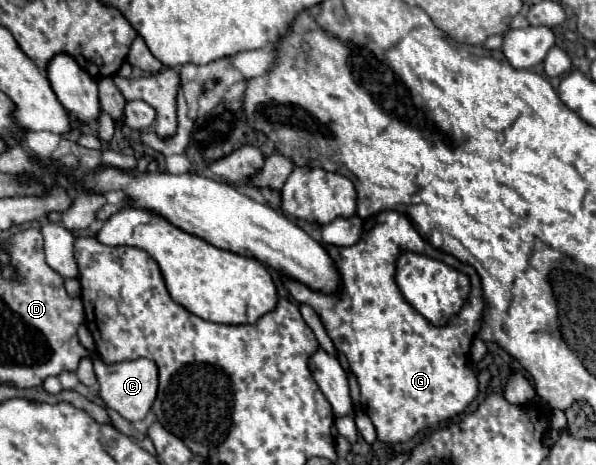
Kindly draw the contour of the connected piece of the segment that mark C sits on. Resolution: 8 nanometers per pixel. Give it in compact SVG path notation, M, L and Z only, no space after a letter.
M97 354L93 358L93 366L95 366L95 374L97 374L97 380L99 380L99 386L101 386L99 394L101 394L103 402L109 408L117 410L129 422L143 420L147 416L147 412L151 410L153 400L157 396L157 366L151 360L147 360L147 358L107 364Z

